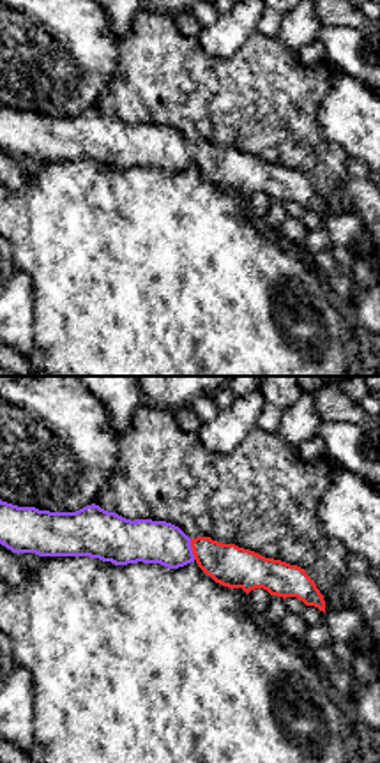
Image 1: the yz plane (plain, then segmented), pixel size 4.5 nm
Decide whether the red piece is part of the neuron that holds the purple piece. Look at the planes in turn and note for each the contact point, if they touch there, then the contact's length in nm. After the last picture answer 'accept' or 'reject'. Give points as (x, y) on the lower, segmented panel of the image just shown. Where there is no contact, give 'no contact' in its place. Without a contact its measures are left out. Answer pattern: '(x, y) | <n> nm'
(191, 550) | 100 nm

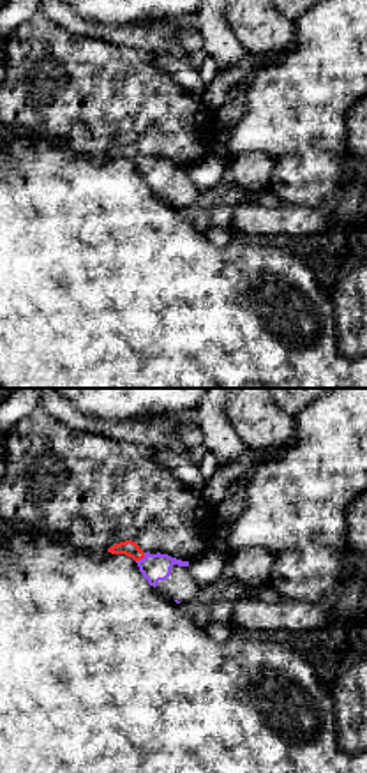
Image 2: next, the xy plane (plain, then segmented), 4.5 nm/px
(143, 558) | 60 nm

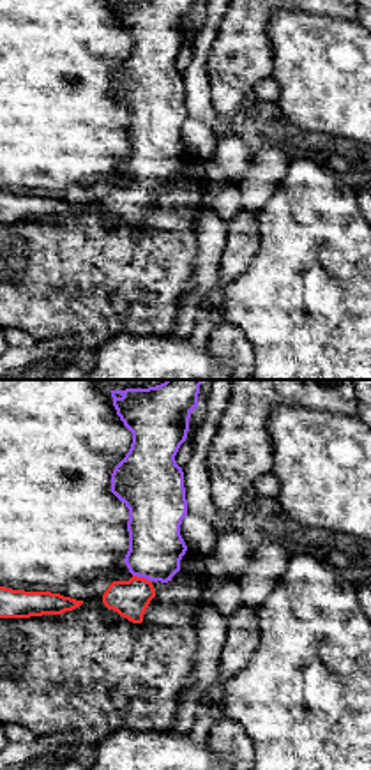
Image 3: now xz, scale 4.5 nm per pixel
(142, 576) | 90 nm

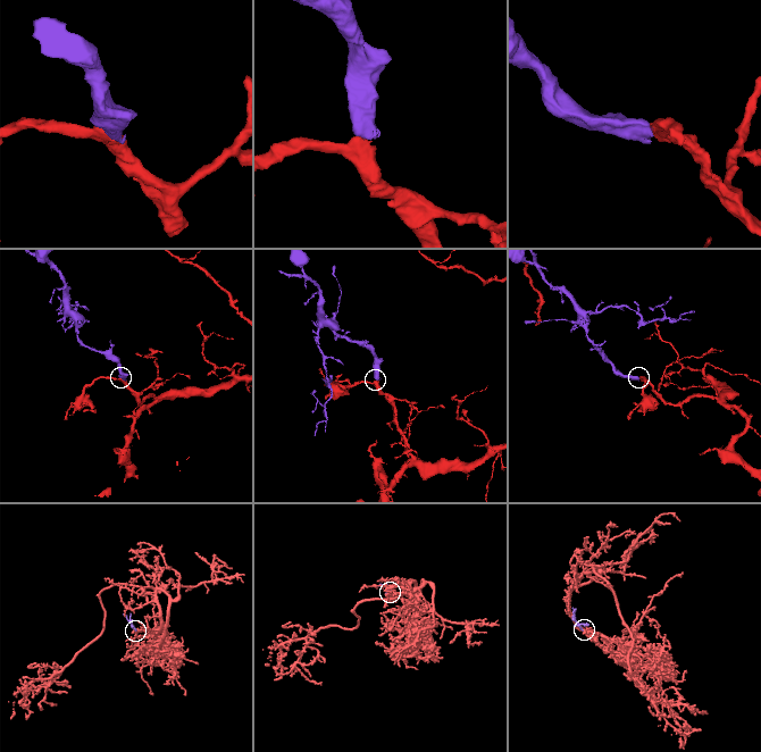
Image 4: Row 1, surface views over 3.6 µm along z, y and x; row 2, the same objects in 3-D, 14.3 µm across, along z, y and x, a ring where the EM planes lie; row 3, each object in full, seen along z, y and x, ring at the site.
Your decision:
accept

